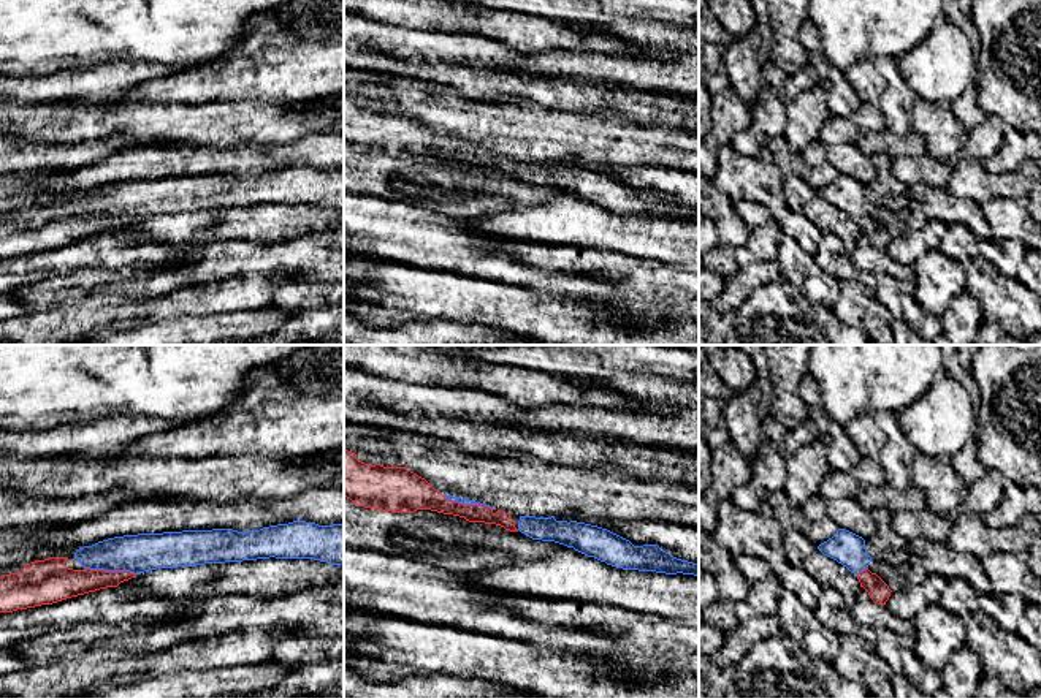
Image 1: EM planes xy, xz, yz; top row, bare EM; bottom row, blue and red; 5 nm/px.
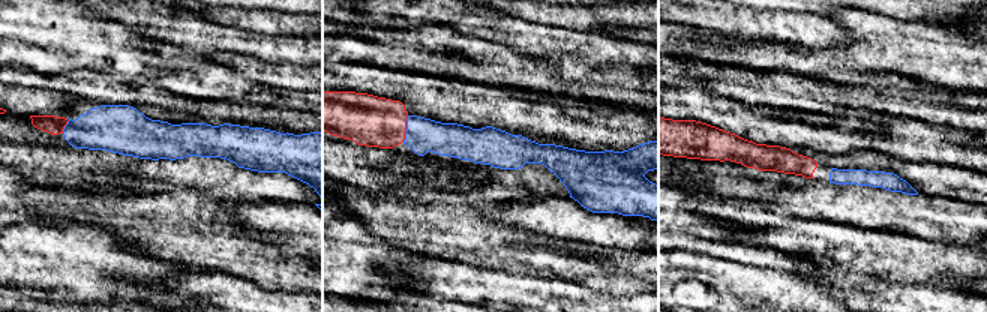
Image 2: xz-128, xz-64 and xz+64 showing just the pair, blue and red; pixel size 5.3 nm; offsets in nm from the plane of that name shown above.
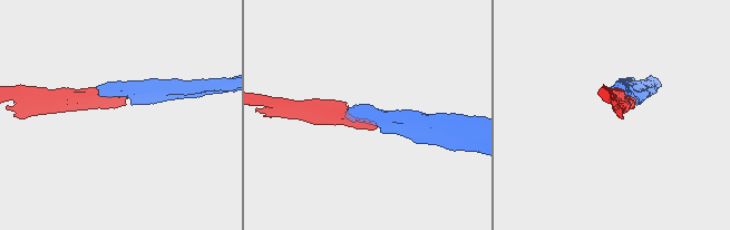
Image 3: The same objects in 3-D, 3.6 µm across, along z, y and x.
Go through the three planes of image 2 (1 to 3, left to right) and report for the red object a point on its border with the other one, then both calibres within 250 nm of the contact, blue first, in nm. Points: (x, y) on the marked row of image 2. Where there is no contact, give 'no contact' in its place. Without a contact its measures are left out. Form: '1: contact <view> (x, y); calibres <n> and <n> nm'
1: contact xz-128 (65, 126); calibres 240 and 100 nm
2: contact xz-64 (407, 129); calibres 190 and 280 nm
3: no contact

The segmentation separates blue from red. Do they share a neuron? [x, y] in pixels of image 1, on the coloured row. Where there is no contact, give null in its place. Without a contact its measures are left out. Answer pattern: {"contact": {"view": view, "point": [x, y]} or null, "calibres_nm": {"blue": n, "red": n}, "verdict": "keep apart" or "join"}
{"contact": {"view": "xy", "point": [110, 570]}, "calibres_nm": {"blue": 190, "red": 170}, "verdict": "join"}

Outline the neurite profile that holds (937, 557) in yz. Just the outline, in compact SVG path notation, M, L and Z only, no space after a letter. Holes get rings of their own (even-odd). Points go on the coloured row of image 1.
M917 537L913 541L913 548L927 575L944 576L946 579L960 578L965 579L978 595L990 595L992 586L982 570L981 559L968 552L957 552L949 549L944 541L935 543L927 538Z

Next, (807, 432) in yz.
M768 416L762 423L762 435L765 435L776 446L783 457L787 457L805 445L821 438L819 431L811 418L805 419L795 429L787 429L780 421Z

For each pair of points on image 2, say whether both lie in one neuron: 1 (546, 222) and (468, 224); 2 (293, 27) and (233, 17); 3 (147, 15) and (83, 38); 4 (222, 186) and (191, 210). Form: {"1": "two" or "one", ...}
{"1": "two", "2": "one", "3": "two", "4": "two"}

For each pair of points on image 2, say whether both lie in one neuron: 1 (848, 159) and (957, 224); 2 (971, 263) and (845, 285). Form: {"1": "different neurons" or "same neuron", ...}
{"1": "different neurons", "2": "same neuron"}

